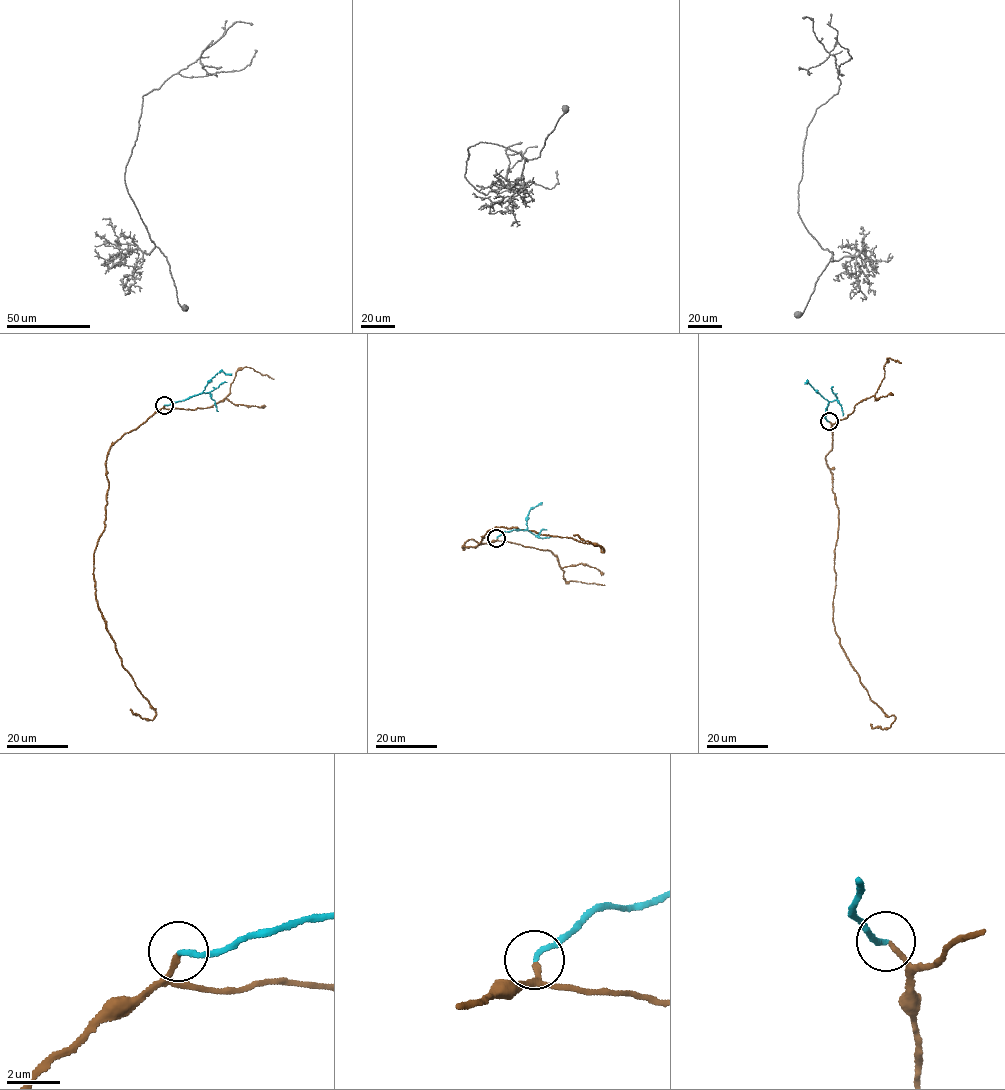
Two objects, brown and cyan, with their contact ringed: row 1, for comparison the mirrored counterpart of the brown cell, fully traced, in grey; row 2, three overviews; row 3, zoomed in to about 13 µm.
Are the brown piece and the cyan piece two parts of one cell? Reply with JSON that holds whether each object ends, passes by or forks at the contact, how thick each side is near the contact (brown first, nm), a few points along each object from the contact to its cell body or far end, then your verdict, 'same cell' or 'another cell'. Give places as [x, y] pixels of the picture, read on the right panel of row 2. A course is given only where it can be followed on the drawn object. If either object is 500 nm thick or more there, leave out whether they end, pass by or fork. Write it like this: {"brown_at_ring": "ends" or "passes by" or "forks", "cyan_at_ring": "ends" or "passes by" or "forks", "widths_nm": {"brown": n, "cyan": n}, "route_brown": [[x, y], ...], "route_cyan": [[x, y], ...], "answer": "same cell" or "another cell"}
{"brown_at_ring": "ends", "cyan_at_ring": "ends", "widths_nm": {"brown": 180, "cyan": 180}, "route_brown": [[829, 421], [832, 449], [825, 458], [838, 508], [833, 624], [870, 699], [895, 721], [883, 729], [870, 724]], "route_cyan": [[828, 421], [825, 417], [828, 401], [808, 381], [805, 383]], "answer": "same cell"}

